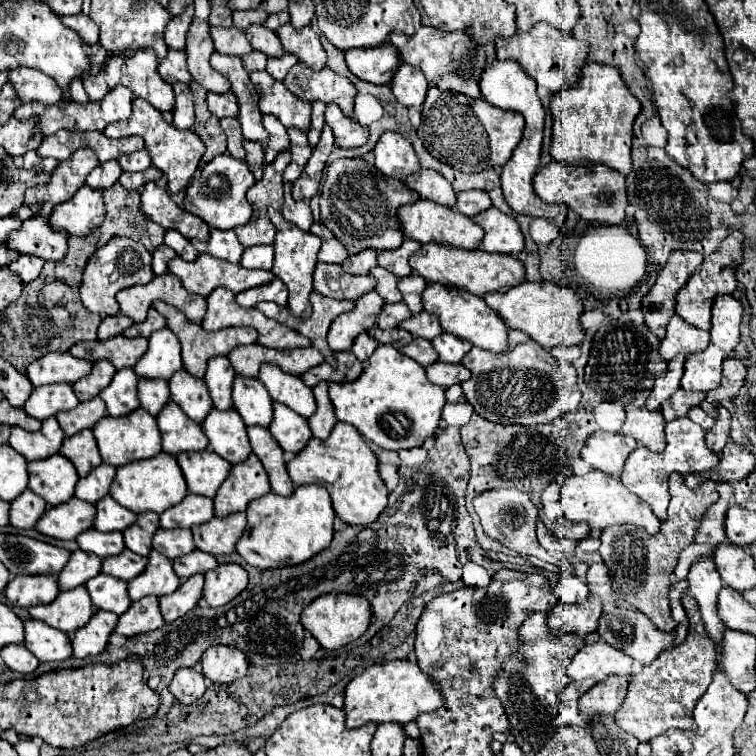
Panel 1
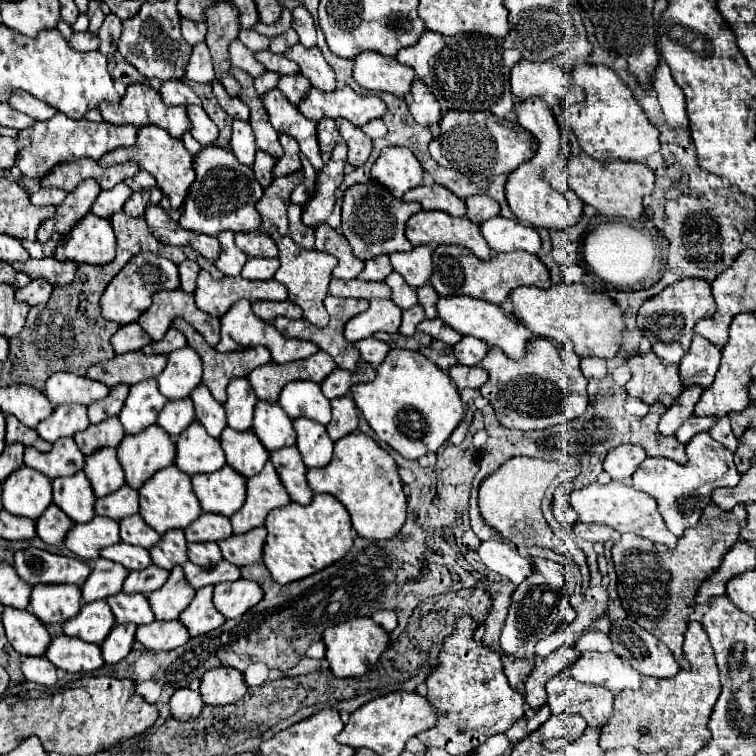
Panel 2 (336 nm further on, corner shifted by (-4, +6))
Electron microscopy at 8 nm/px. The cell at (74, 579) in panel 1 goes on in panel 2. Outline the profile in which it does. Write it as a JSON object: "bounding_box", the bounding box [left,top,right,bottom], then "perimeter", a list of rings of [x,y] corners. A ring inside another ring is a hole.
{"bounding_box":[81,558,129,602],"perimeter":[[[97,558],[91,564],[91,568],[93,568],[91,576],[81,586],[81,594],[85,602],[105,600],[113,594],[119,594],[123,588],[123,580],[129,574],[125,568],[121,568],[121,564],[105,558]]]}

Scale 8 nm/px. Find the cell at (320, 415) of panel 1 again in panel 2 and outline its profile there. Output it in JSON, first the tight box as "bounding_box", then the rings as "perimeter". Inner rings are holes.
{"bounding_box":[327,396,359,442],"perimeter":[[[351,396],[333,398],[331,408],[333,408],[333,420],[327,426],[327,434],[333,442],[337,442],[339,438],[357,430],[359,416],[357,416],[357,406]]]}

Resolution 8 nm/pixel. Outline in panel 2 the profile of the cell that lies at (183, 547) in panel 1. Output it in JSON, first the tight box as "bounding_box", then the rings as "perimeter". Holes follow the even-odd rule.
{"bounding_box":[189,542,223,568],"perimeter":[[[205,542],[205,544],[189,544],[189,560],[197,566],[203,566],[203,568],[211,568],[215,564],[219,564],[223,560],[221,556],[221,550],[217,544],[213,542]]]}

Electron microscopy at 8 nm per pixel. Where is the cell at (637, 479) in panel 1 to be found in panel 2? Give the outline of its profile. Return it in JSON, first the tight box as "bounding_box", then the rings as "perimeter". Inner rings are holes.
{"bounding_box":[633,434,739,538],"perimeter":[[[697,434],[693,440],[685,446],[689,462],[677,464],[673,460],[657,460],[657,458],[645,458],[643,464],[633,474],[633,488],[639,492],[651,494],[657,504],[659,512],[667,524],[667,528],[681,538],[687,528],[695,528],[703,508],[711,504],[711,494],[715,488],[733,488],[739,482],[739,472],[733,462],[733,452],[725,450],[721,444],[717,444],[709,434]]]}

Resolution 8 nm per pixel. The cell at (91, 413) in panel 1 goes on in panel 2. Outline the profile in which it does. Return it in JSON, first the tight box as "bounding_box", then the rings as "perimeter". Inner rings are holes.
{"bounding_box":[75,418,125,456],"perimeter":[[[107,418],[101,424],[89,426],[85,432],[77,432],[75,434],[75,442],[79,446],[79,450],[89,456],[101,448],[117,448],[121,438],[125,436],[119,418]]]}

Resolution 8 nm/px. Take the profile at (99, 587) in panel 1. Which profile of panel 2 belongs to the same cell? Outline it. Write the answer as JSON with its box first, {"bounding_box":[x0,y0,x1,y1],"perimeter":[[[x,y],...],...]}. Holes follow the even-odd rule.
{"bounding_box":[107,592,155,626],"perimeter":[[[119,592],[117,596],[109,596],[107,604],[111,606],[117,622],[121,622],[121,624],[133,622],[133,624],[141,626],[141,624],[151,624],[155,620],[147,598],[141,594]]]}

